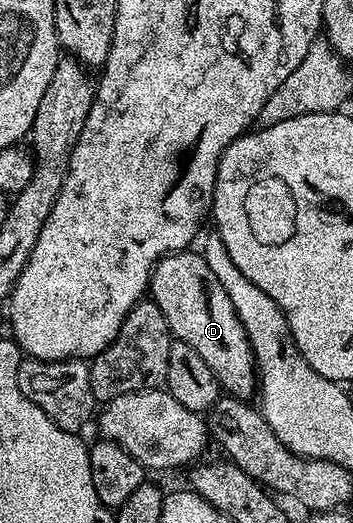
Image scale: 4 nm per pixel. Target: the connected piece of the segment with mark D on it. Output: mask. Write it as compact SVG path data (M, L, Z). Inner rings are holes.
M197 250L174 251L170 255L158 261L150 273L149 298L158 306L160 313L164 313L164 321L168 321L168 329L171 336L179 343L192 345L200 358L212 369L212 373L218 378L218 386L225 394L235 395L237 399L245 401L253 400L256 395L256 364L254 351L248 341L248 333L232 305L232 297L220 285L216 273L208 269L208 261Z

